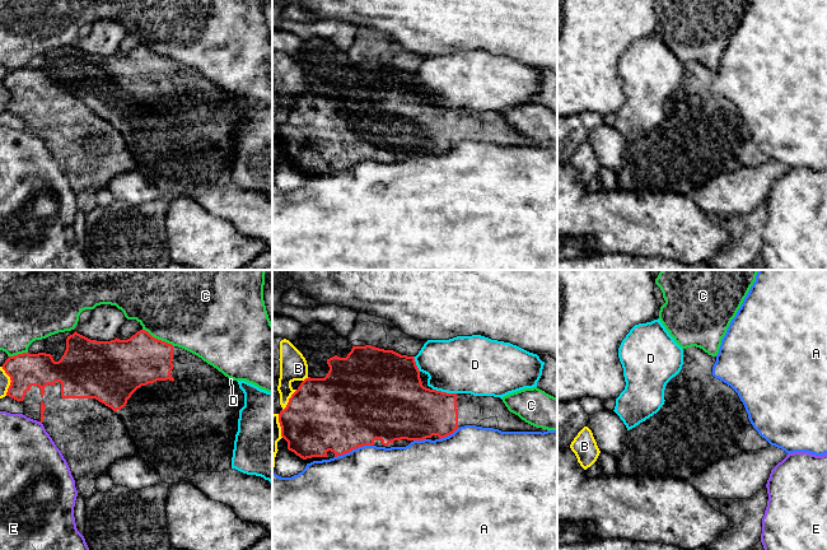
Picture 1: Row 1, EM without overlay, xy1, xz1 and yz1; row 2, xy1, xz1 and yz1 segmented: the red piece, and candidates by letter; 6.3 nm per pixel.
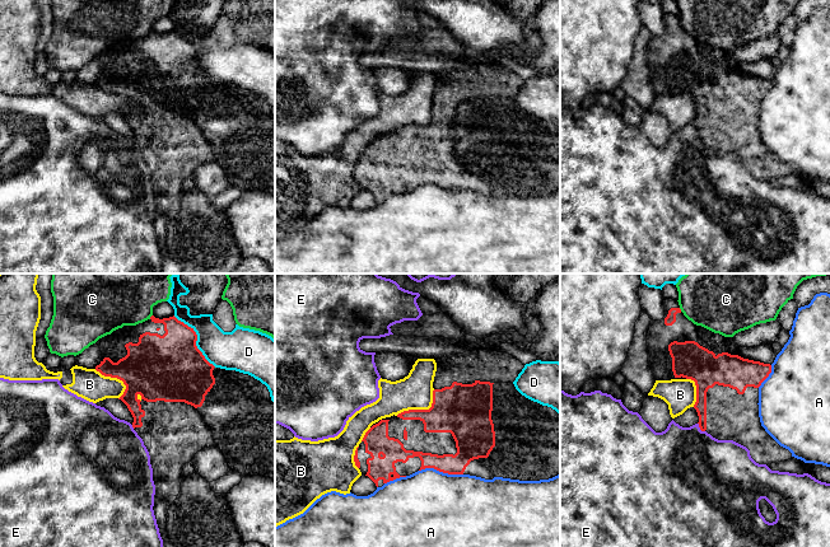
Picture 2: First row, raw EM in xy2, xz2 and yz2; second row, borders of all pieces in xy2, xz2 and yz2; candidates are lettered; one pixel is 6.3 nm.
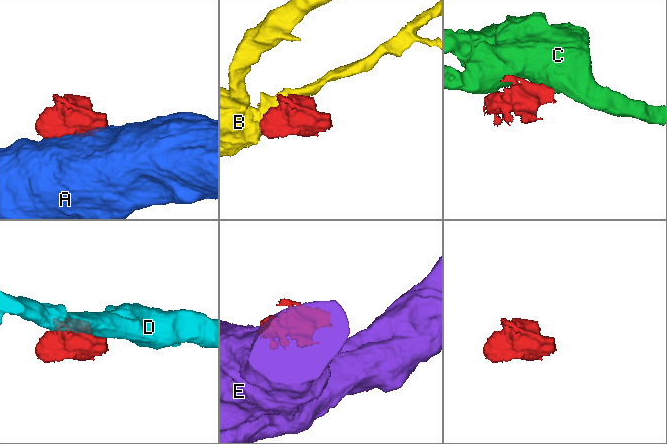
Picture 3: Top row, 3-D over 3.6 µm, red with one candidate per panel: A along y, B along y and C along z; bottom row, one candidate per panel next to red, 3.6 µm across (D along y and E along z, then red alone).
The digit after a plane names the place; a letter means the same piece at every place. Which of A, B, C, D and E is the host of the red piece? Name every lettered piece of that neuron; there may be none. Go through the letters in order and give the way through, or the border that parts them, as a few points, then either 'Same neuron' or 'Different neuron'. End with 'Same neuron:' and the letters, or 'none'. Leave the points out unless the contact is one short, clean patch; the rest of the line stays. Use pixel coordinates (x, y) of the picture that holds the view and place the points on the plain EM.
A: Different neuron
B: Different neuron
C: Different neuron
D: Different neuron
E: Boundary: yz2 (698, 138), (698, 141), (704, 146). Different neuron
Same neuron: none

